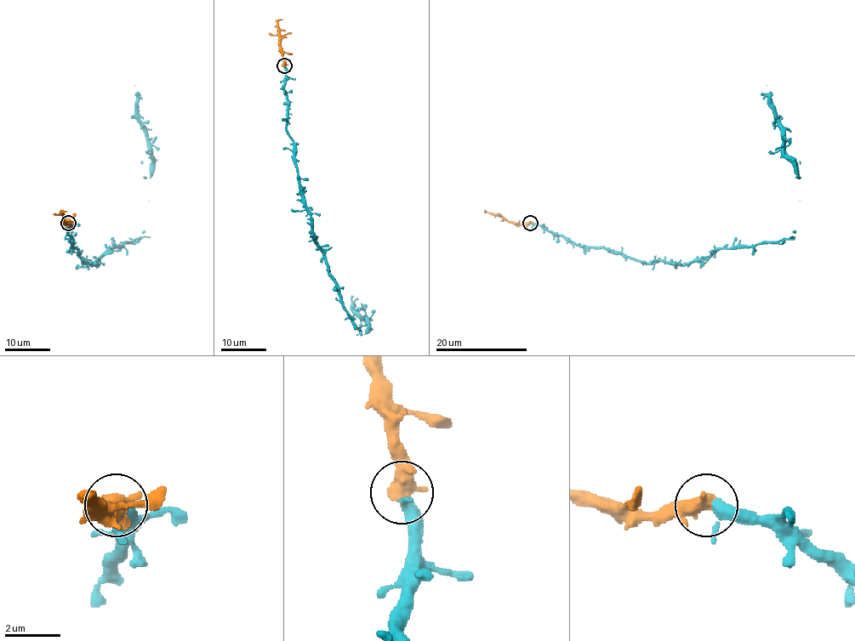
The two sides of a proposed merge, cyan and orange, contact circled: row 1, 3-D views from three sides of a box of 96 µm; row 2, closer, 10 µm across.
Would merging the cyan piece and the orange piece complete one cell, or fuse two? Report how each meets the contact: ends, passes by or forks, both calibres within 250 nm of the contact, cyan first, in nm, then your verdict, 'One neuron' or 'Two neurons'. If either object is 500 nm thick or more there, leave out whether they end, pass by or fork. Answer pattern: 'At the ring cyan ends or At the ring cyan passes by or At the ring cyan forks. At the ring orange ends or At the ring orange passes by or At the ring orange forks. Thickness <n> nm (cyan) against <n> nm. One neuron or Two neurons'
Thickness 280 nm (cyan) against 650 nm. One neuron

